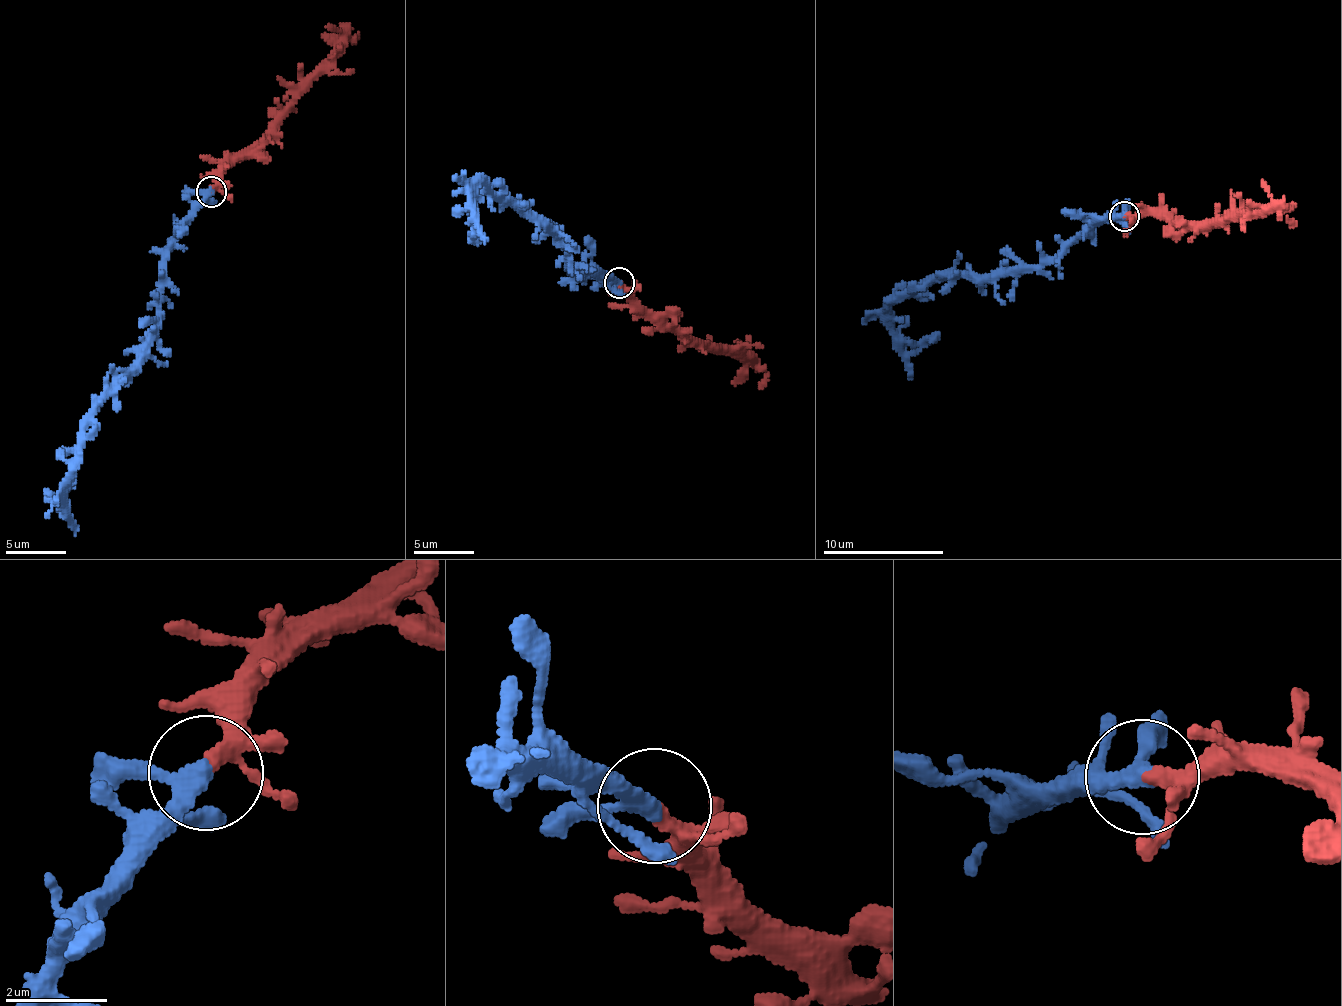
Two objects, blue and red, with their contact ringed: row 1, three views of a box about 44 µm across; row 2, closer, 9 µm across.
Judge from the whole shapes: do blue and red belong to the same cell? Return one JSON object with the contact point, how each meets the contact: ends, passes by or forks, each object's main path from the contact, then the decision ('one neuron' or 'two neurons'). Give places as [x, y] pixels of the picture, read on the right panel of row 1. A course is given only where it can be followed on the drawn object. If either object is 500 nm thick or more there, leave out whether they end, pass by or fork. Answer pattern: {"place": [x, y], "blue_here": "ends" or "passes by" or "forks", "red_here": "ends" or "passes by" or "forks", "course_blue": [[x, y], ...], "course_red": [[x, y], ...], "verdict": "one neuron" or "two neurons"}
{"place": [1124, 216], "blue_here": "passes by", "red_here": "passes by", "course_blue": [[1123, 215], [1080, 232], [1050, 262], [955, 274], [890, 303], [893, 330], [899, 335], [924, 344], [939, 334]], "course_red": [[1123, 215], [1148, 213], [1188, 230], [1268, 210], [1296, 224]], "verdict": "one neuron"}

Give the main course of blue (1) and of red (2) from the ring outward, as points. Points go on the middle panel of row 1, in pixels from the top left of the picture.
1: (618, 282), (569, 263), (566, 241), (554, 228), (521, 205), (477, 182), (472, 237), (477, 242)
2: (618, 282), (630, 298), (669, 329), (762, 366), (765, 374), (759, 388)

